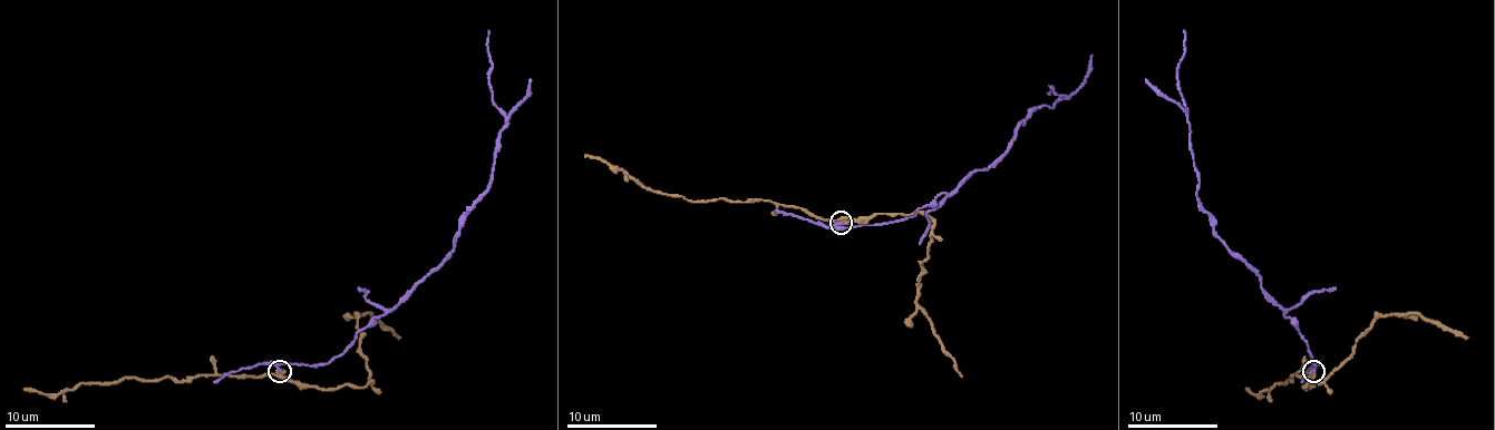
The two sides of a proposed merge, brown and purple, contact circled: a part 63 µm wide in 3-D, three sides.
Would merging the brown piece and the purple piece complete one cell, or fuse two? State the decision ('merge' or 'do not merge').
do not merge

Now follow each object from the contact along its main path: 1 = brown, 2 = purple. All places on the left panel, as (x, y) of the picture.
1: (279, 370), (318, 389), (365, 387), (371, 379), (367, 359), (360, 352), (356, 316), (369, 313), (401, 336)
2: (279, 370), (338, 357), (454, 247), (460, 218), (489, 183), (505, 124), (492, 98), (489, 30)

